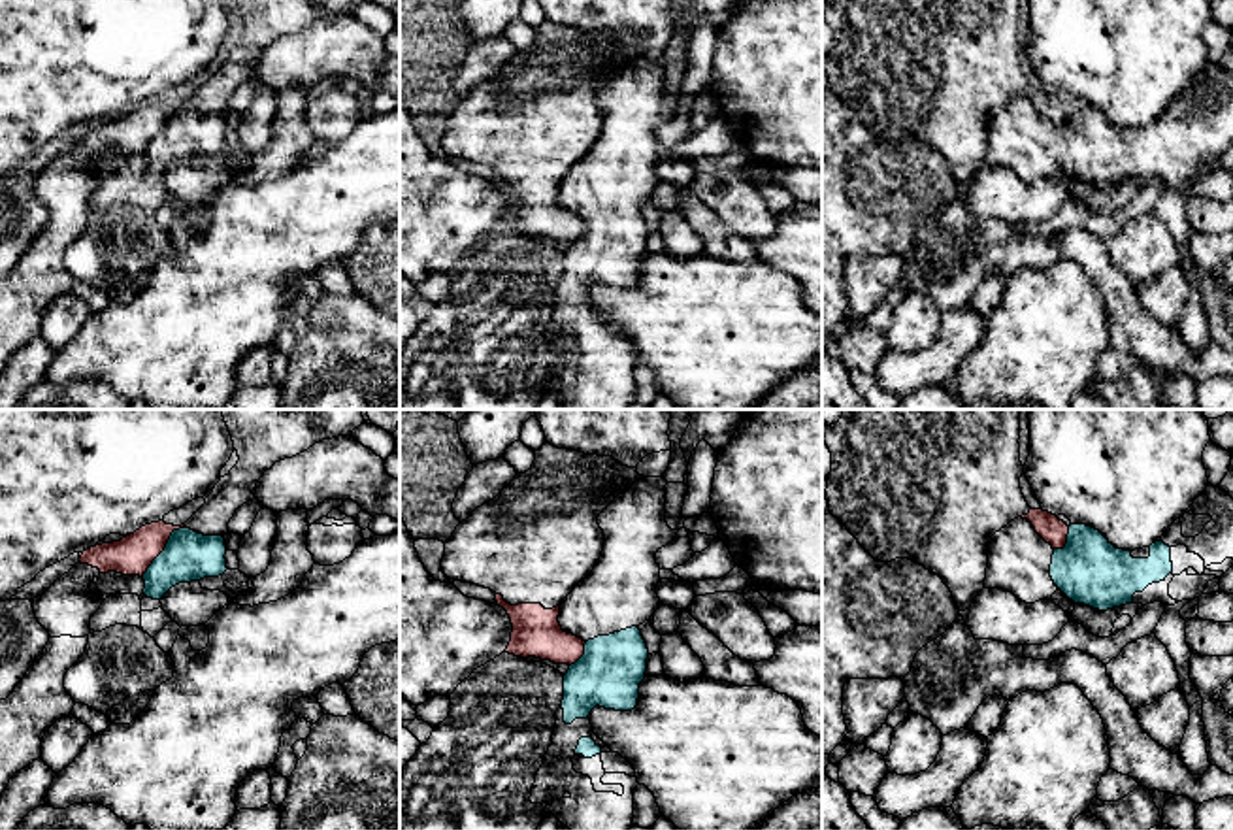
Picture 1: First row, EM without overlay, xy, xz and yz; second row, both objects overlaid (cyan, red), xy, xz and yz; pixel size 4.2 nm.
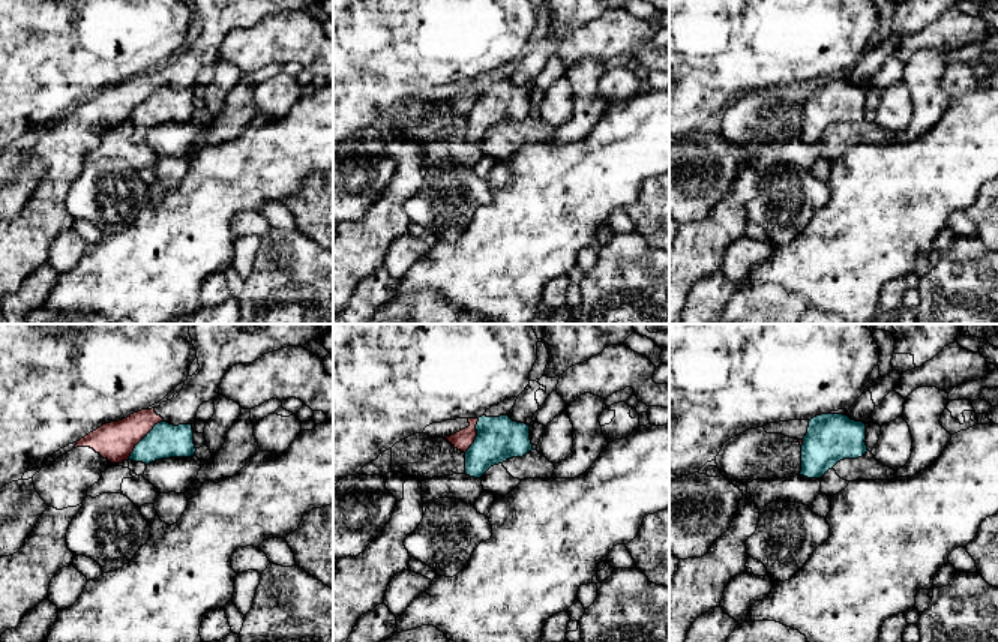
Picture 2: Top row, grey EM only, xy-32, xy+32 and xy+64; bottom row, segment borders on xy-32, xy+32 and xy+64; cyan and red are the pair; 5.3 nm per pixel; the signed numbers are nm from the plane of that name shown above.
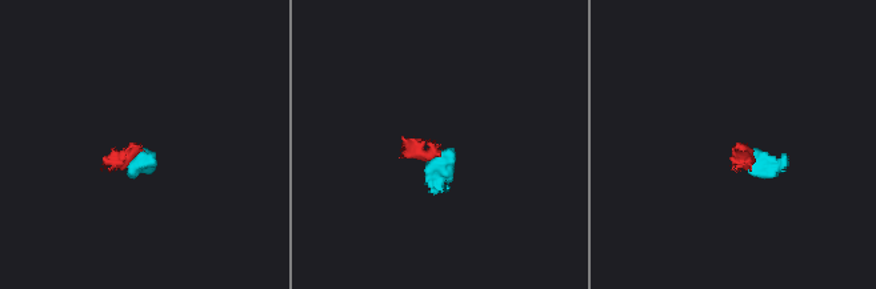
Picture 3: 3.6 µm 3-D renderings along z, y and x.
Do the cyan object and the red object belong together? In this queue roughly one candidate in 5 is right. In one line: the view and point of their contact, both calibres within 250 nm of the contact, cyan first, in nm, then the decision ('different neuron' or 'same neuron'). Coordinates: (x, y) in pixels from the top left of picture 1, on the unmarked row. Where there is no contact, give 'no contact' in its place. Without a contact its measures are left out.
xy (164, 125) | 220/170 nm | different neuron

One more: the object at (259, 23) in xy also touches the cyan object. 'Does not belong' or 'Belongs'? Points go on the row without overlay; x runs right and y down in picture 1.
Does not belong

